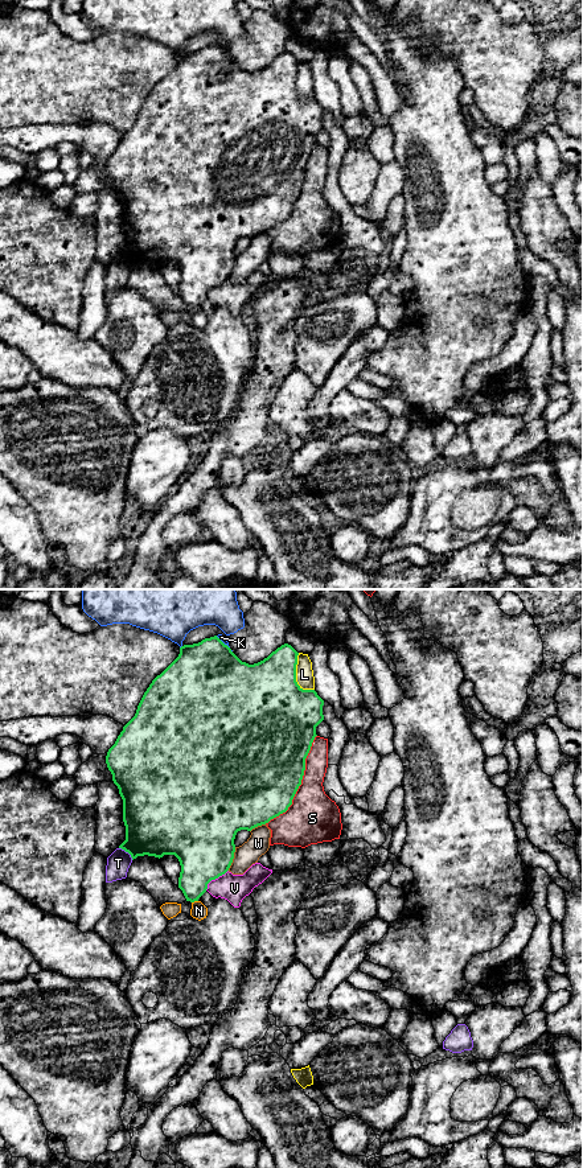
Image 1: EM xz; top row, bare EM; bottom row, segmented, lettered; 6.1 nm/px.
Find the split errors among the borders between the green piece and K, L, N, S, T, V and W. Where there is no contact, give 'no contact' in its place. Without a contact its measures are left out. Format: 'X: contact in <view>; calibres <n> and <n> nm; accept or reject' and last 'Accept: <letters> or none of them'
K: contact in xz; calibres 460 and 40 nm; reject
L: contact in xz; calibres 480 and 110 nm; reject
N: contact in xz; calibres 260 and 100 nm; reject
S: contact in xz; calibres 500 and 320 nm; reject
T: contact in xz; calibres 400 and 140 nm; reject
V: contact in xz; calibres 380 and 170 nm; reject
W: contact in xz; calibres 420 and 140 nm; reject
Accept: none of them

